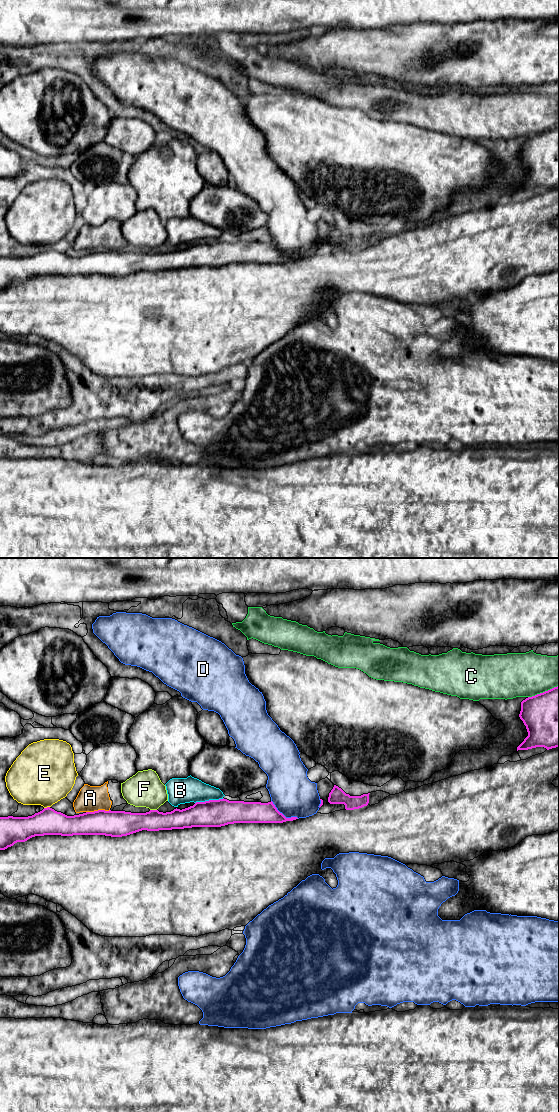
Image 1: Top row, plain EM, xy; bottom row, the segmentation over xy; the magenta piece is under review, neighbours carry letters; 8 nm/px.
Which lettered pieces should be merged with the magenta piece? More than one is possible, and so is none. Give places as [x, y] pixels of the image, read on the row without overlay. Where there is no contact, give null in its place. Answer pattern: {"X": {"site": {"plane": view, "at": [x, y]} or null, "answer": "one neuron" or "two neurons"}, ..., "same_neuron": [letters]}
{"A": {"site": {"plane": "xy", "at": [98, 250]}, "answer": "two neurons"}, "B": {"site": {"plane": "xy", "at": [209, 240]}, "answer": "two neurons"}, "C": {"site": {"plane": "xy", "at": [543, 132]}, "answer": "two neurons"}, "D": {"site": {"plane": "xy", "at": [282, 254]}, "answer": "two neurons"}, "E": {"site": {"plane": "xy", "at": [47, 247]}, "answer": "two neurons"}, "F": {"site": {"plane": "xy", "at": [153, 250]}, "answer": "two neurons"}, "same_neuron": []}

